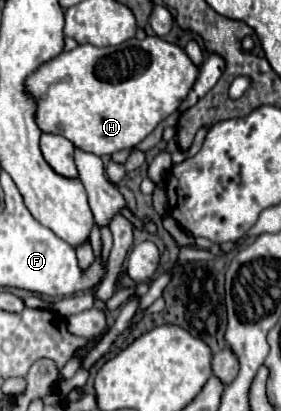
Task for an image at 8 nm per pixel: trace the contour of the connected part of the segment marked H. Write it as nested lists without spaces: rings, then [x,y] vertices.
[[[146,36],[144,40],[132,38],[118,46],[98,48],[92,44],[84,44],[76,46],[70,52],[62,52],[60,56],[42,64],[26,80],[26,90],[38,102],[36,122],[42,132],[66,136],[74,146],[96,156],[104,156],[136,146],[164,118],[174,114],[182,100],[188,96],[192,84],[198,78],[198,72],[200,68],[188,58],[184,48],[180,48],[178,44],[170,44],[158,36]]]

